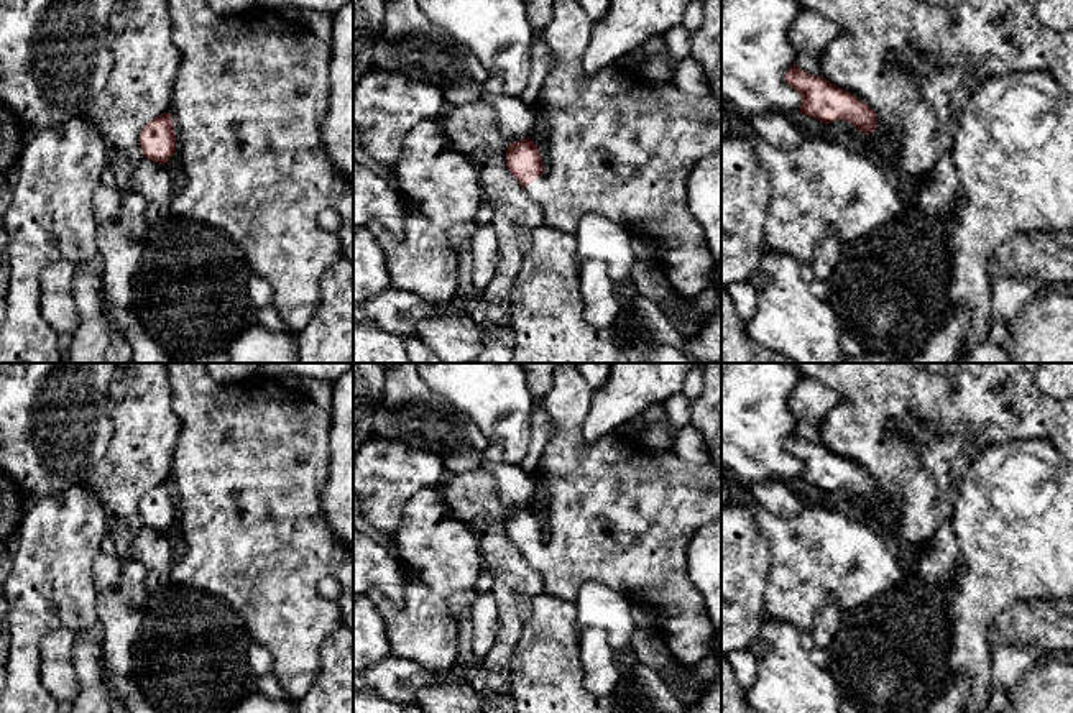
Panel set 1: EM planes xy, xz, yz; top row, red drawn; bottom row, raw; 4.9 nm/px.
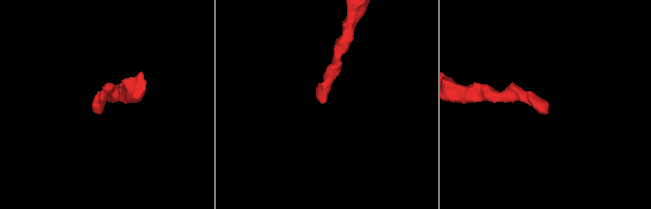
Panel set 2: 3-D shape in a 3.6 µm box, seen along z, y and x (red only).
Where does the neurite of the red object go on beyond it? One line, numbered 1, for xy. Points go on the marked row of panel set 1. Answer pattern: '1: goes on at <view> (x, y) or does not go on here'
1: does not go on here

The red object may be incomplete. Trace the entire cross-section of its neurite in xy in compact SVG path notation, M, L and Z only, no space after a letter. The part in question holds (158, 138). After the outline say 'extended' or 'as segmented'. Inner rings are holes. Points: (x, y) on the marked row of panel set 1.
M169 112L145 125L140 146L145 158L159 164L166 164L176 154L176 131Z; as segmented

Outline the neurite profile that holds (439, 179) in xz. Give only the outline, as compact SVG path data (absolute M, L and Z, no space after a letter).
M440 118L421 122L406 135L389 177L444 232L473 222L483 199L477 169L447 140Z

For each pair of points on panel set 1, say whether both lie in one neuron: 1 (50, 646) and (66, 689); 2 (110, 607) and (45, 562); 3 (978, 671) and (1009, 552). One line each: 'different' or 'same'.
1: same
2: different
3: same

